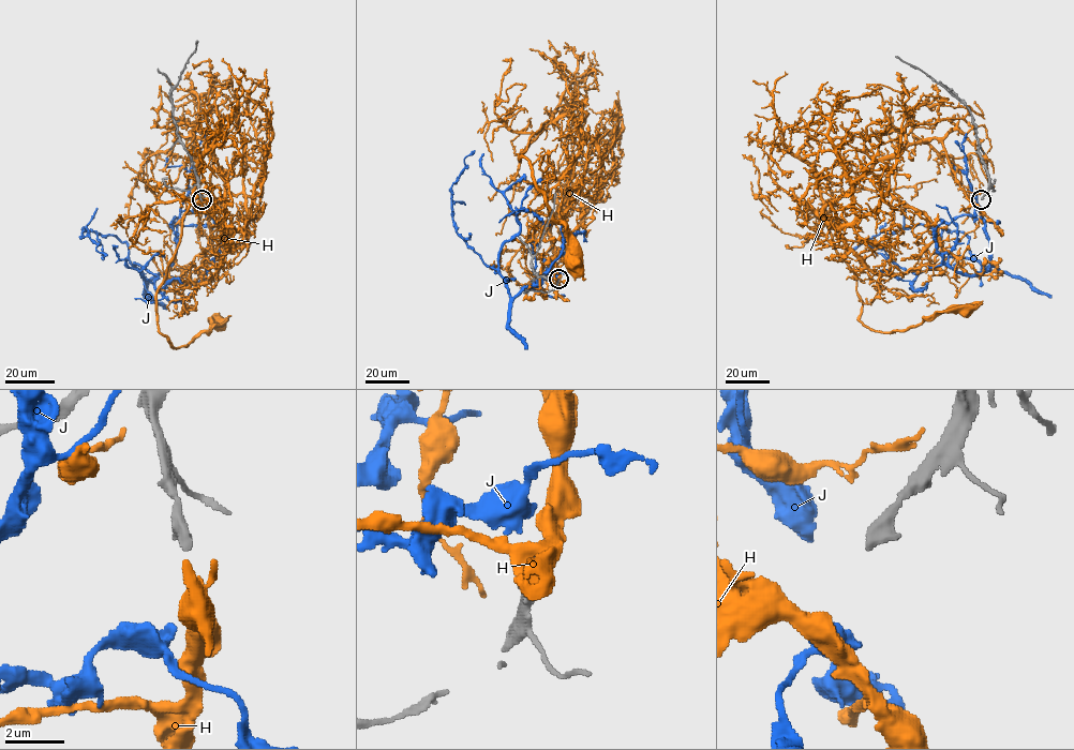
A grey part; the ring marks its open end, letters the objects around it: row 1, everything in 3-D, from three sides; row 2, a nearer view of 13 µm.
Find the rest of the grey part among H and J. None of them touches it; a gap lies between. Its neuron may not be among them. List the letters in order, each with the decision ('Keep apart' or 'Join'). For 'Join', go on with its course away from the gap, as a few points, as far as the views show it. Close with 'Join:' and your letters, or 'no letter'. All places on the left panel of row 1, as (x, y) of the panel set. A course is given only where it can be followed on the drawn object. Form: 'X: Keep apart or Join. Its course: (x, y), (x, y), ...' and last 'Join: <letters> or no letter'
H: Keep apart
J: Keep apart
Join: no letter

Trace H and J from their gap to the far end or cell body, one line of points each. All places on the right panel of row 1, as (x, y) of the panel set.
H: (978, 204), (933, 138), (884, 156), (818, 211), (824, 204), (863, 324), (893, 332), (965, 312)
J: (979, 205), (990, 265), (999, 270), (987, 269), (971, 258), (964, 233), (923, 224), (882, 231), (852, 249)

